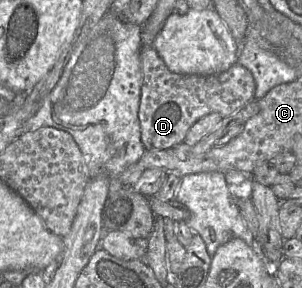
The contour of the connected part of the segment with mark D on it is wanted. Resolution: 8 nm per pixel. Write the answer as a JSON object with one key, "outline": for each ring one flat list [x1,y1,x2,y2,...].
{"outline":[[142,45,140,50,140,66,143,75,141,97,139,104,139,121,141,127,141,141,148,150,164,150,177,146,185,140,191,126,202,117,210,113,219,113,223,118,246,106,254,98,255,81,252,73,238,64,228,70,214,75,183,75,171,72,158,52,148,45]]}

